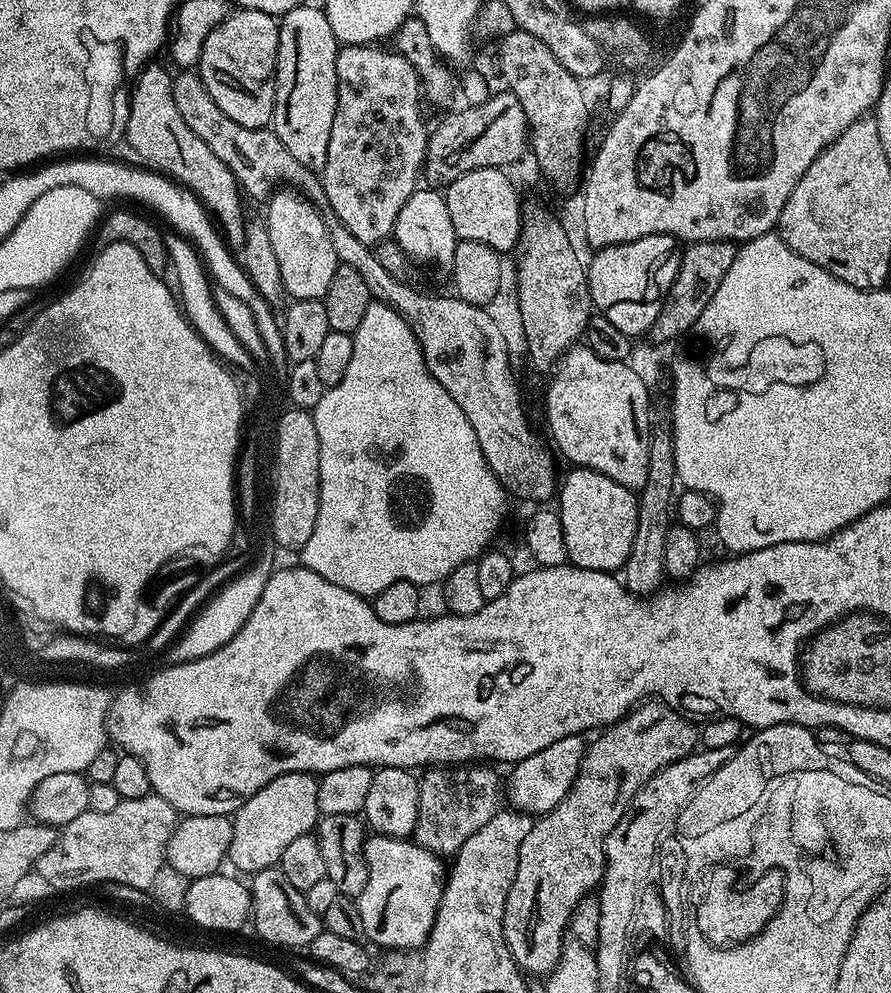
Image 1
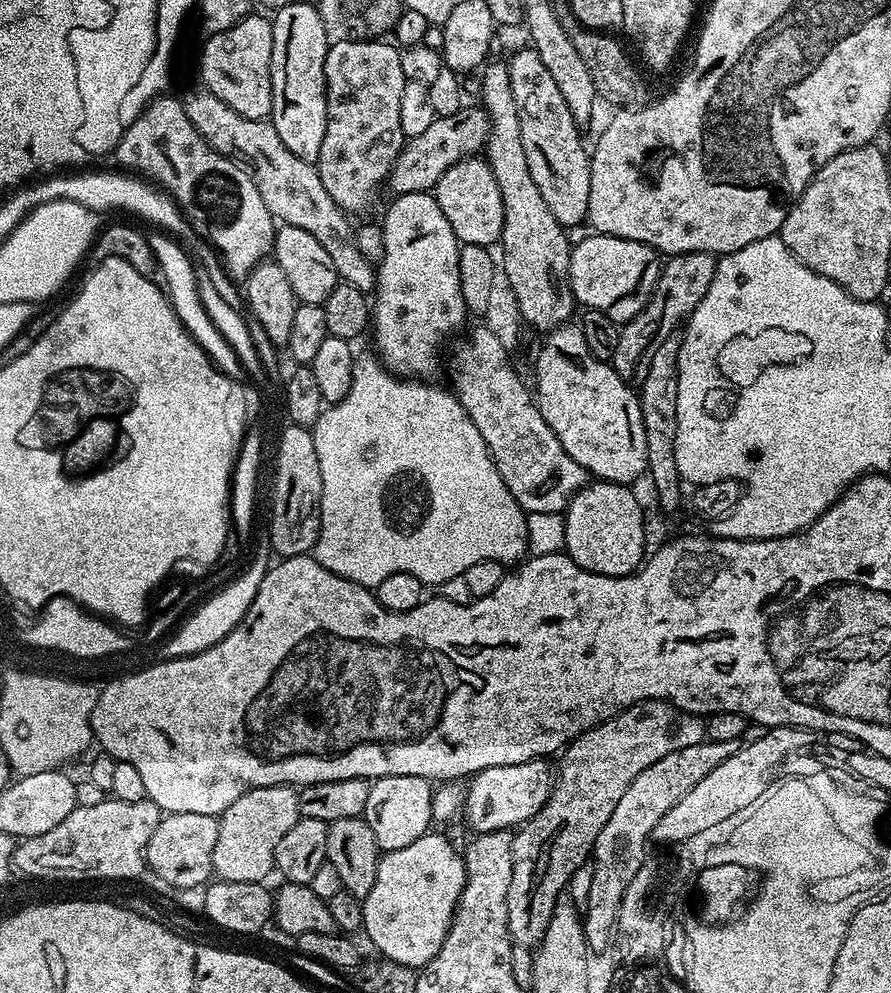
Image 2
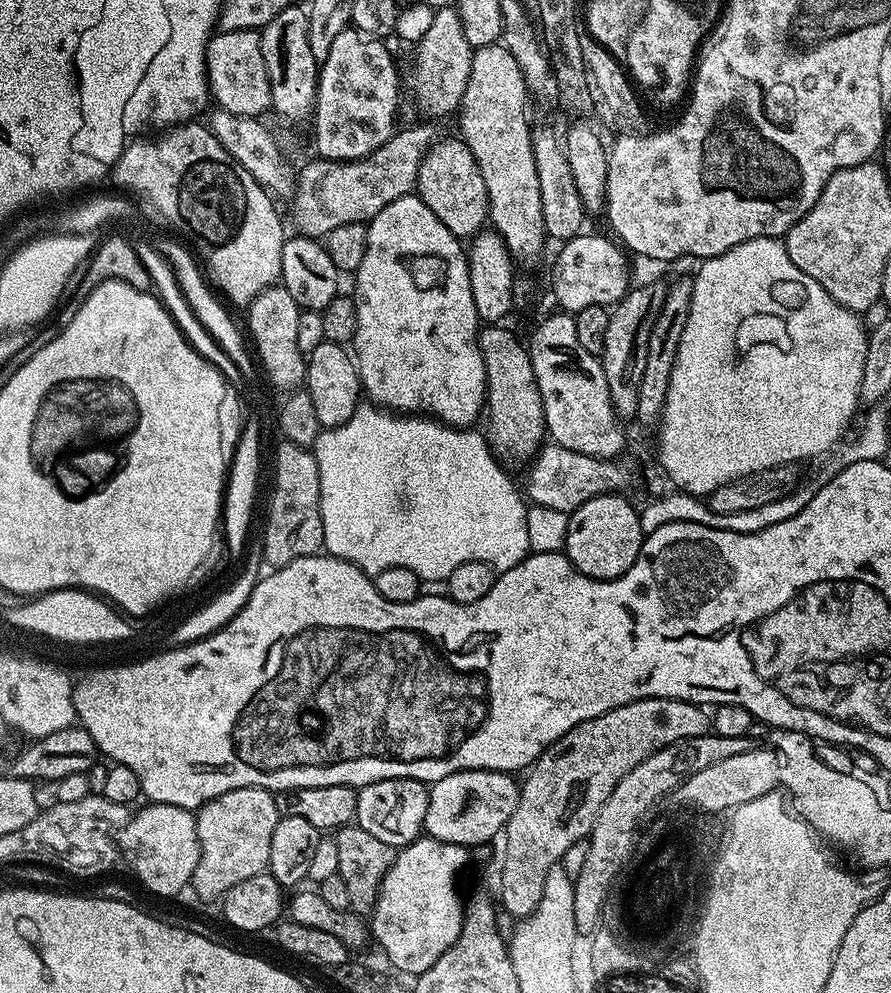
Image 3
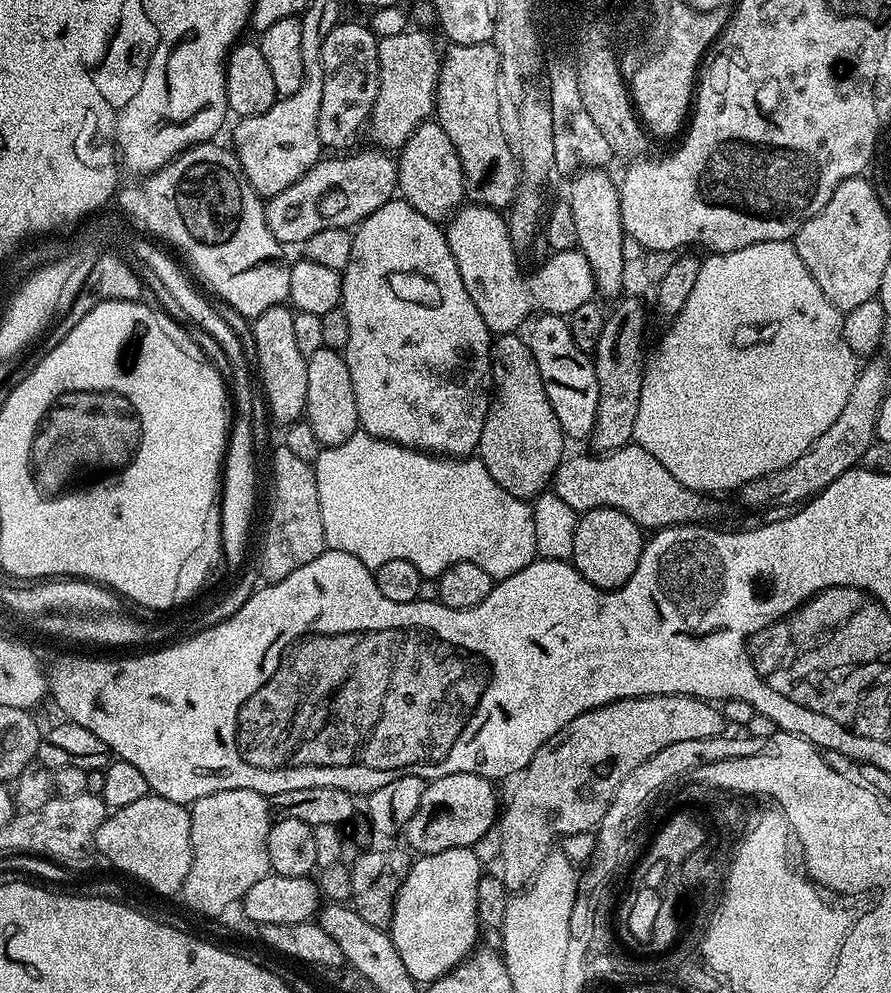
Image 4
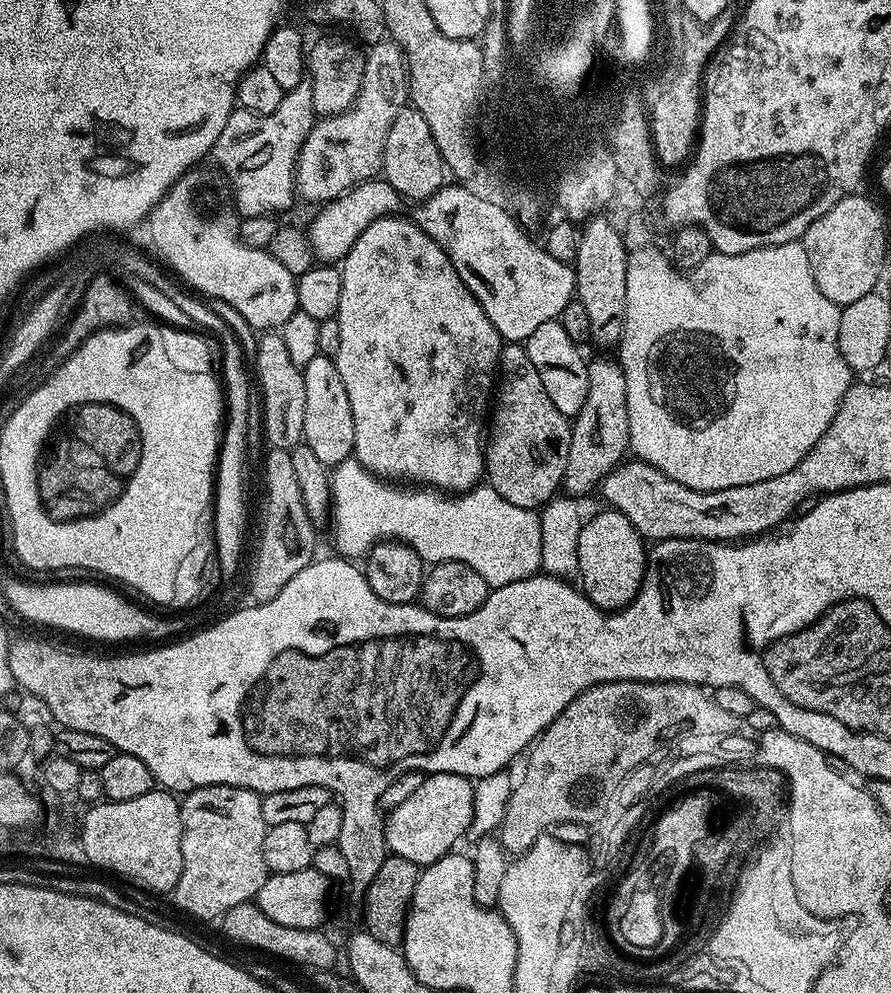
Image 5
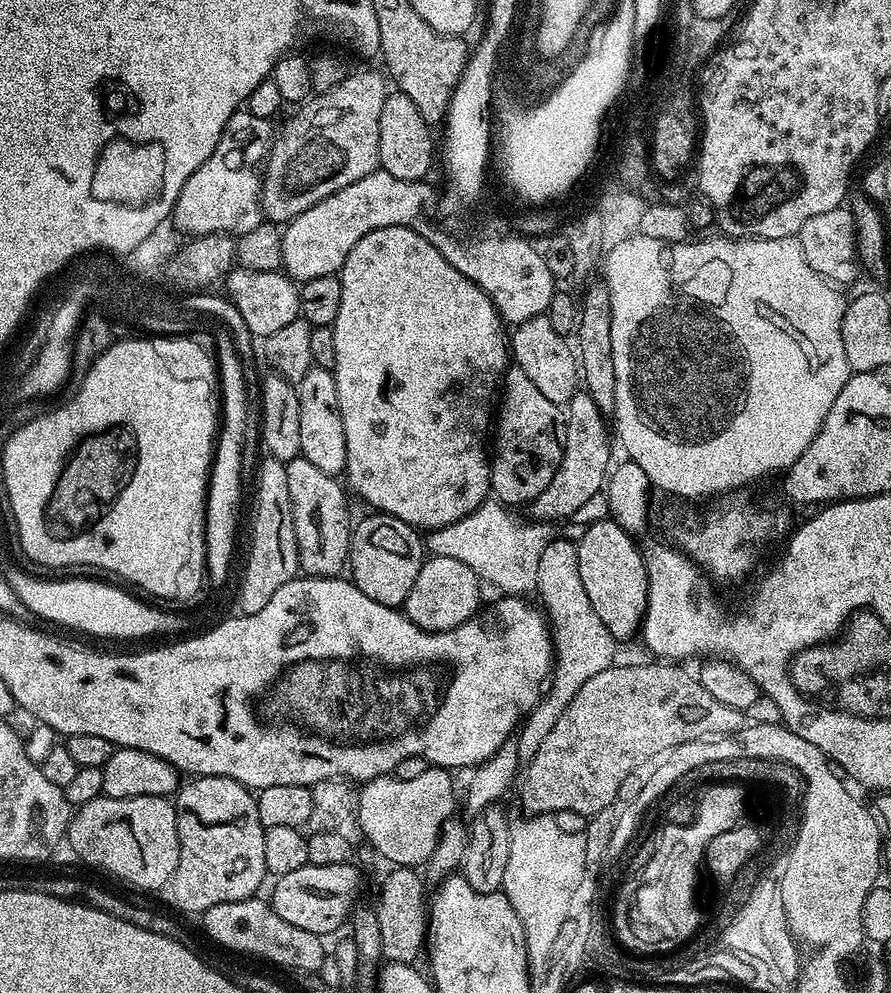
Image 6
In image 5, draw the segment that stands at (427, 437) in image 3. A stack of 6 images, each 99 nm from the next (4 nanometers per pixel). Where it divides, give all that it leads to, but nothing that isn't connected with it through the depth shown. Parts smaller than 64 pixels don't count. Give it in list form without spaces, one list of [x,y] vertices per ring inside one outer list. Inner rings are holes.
[[[354,458],[343,460],[341,464],[335,465],[330,472],[330,525],[332,524],[332,540],[336,543],[336,548],[341,557],[359,558],[367,557],[372,551],[372,547],[381,542],[399,542],[407,544],[409,548],[413,548],[425,565],[431,566],[441,564],[442,562],[462,562],[466,566],[470,566],[474,570],[478,570],[482,574],[482,578],[486,578],[489,589],[501,588],[502,586],[510,586],[510,582],[522,582],[522,578],[530,578],[537,575],[541,571],[540,563],[542,562],[542,526],[540,525],[539,515],[531,508],[523,508],[522,506],[514,506],[513,503],[506,502],[504,498],[498,494],[497,490],[489,486],[477,486],[471,488],[469,492],[461,492],[459,494],[445,494],[439,490],[433,490],[428,486],[401,486],[396,482],[389,482],[381,477],[376,476],[373,472],[368,472]]]

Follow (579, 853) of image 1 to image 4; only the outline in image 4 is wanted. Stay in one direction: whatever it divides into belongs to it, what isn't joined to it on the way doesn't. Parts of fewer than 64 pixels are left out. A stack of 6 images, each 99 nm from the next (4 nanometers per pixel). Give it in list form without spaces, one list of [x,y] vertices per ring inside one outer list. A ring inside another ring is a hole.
[[[635,696],[606,706],[598,706],[586,714],[578,714],[554,738],[550,738],[530,758],[530,762],[511,781],[512,793],[508,805],[503,805],[498,816],[502,848],[499,863],[504,864],[502,879],[509,893],[515,894],[528,887],[538,874],[546,855],[544,832],[557,832],[563,838],[570,834],[593,831],[599,825],[606,810],[612,805],[616,788],[646,758],[674,746],[674,742],[690,742],[690,738],[714,738],[725,731],[724,713],[715,703],[699,700],[697,696]]]

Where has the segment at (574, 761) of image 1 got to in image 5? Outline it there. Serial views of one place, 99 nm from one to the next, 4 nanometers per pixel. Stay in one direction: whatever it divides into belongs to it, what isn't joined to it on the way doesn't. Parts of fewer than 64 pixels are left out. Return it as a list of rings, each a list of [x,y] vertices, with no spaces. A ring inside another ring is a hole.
[[[433,772],[425,775],[422,786],[406,798],[397,808],[387,813],[388,825],[382,835],[393,856],[401,856],[410,862],[427,866],[438,858],[449,855],[460,839],[468,836],[468,828],[474,818],[475,790],[473,781],[466,776],[449,772]]]

